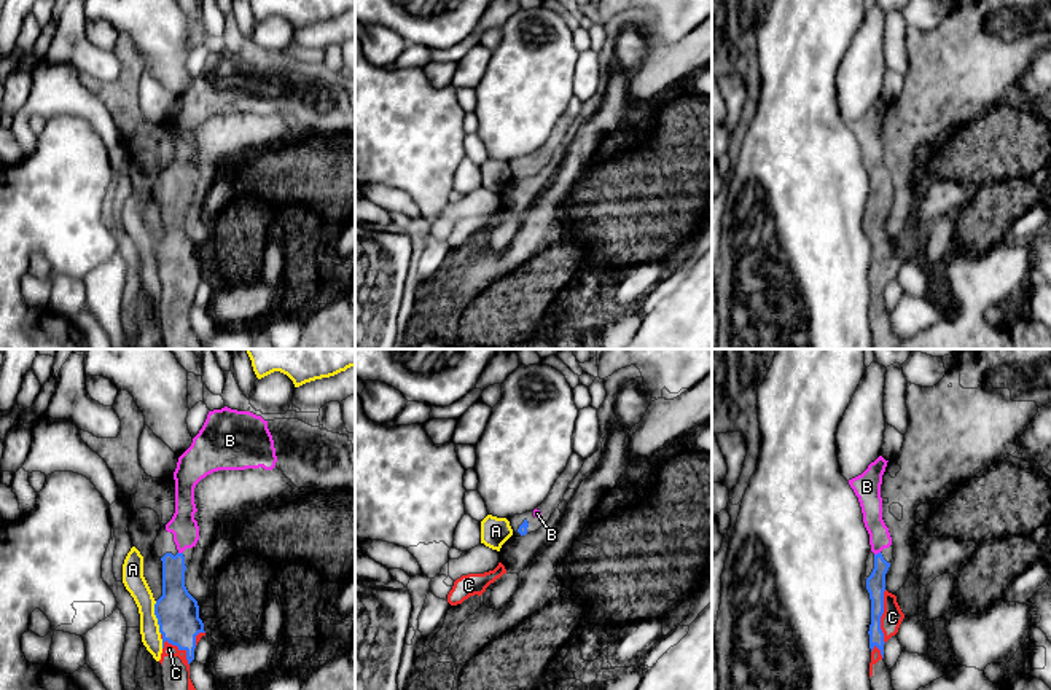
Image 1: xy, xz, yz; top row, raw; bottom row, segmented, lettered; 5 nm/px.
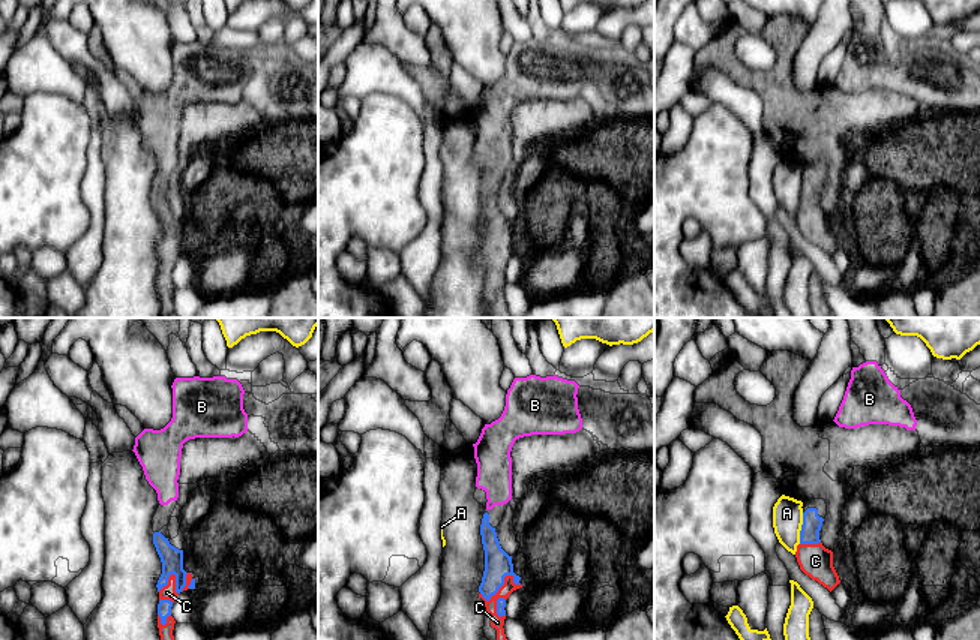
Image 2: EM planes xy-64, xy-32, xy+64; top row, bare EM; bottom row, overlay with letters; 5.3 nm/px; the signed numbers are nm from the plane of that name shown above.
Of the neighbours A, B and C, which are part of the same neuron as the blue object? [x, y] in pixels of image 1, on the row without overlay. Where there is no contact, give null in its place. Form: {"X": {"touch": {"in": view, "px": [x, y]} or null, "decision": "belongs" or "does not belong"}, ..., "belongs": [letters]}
{"A": {"touch": {"in": "xy", "px": [156, 260]}, "decision": "does not belong"}, "B": {"touch": {"in": "yz", "px": [878, 196]}, "decision": "belongs"}, "C": {"touch": {"in": "yz", "px": [881, 258]}, "decision": "belongs"}, "belongs": ["B", "C"]}

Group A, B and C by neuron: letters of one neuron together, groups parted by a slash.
A / B C

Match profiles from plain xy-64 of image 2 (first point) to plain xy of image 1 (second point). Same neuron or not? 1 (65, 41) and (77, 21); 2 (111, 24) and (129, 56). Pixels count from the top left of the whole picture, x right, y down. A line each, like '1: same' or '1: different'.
1: same
2: different

